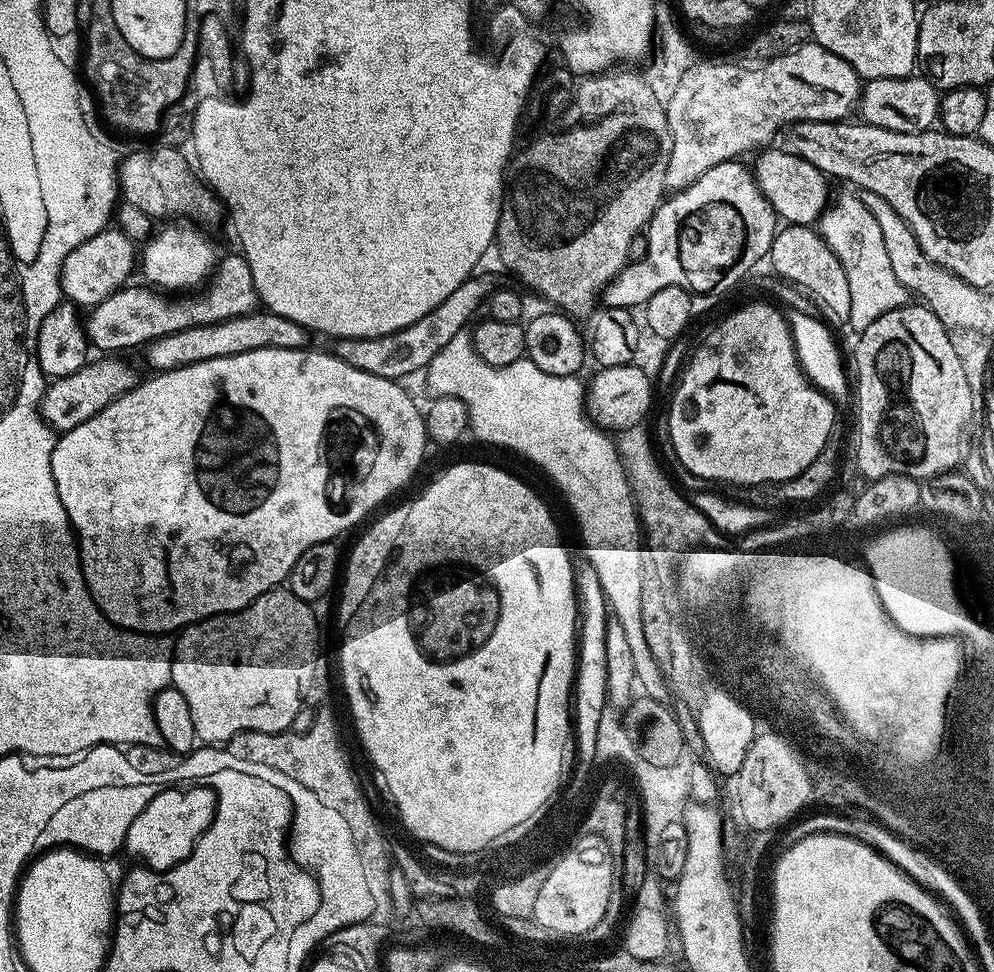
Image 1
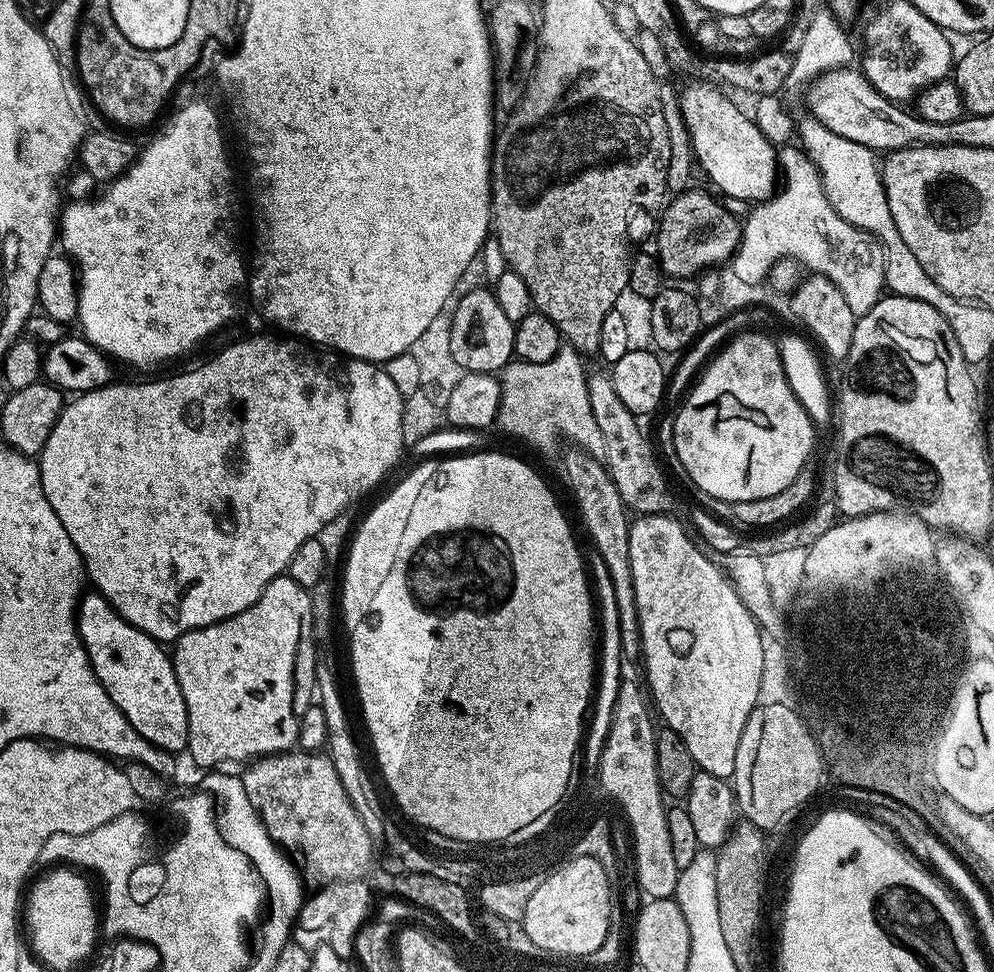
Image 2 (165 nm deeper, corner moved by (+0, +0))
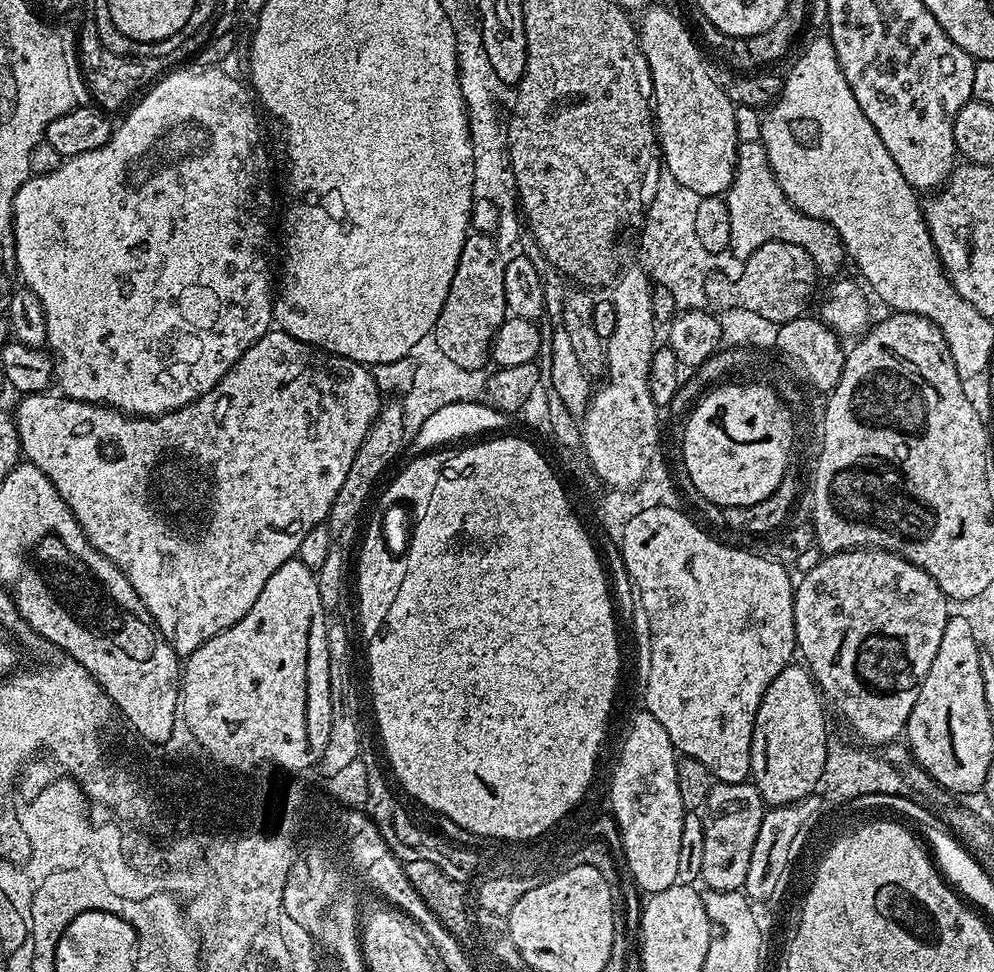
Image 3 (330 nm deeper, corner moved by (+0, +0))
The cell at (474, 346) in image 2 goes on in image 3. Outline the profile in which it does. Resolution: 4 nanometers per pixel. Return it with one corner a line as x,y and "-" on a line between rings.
473,231
466,238
466,242
462,246
462,254
458,258
458,266
454,270
454,278
450,282
450,290
446,294
446,302
442,306
442,310
436,319
436,327
434,329
434,339
438,342
438,350
442,350
442,354
446,358
450,358
450,362
462,366
466,370
474,370
475,372
481,371
485,366
484,363
489,363
490,353
492,351
492,339
496,336
496,331
504,325
505,319
508,316
508,307
506,306
506,286
504,285
504,265
506,258
498,250
495,239
491,235
488,236
484,232

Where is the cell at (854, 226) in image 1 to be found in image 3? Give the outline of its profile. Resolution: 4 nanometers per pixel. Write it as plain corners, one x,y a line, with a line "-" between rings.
761,141
741,143
737,147
736,170
726,193
726,207
730,214
729,249
740,262
748,260
760,246
777,240
802,246
807,254
810,254
821,277
835,277
835,272
846,264
844,243
840,241
837,232
821,220
815,220
800,212
788,201
782,186
778,186
774,178
770,158

